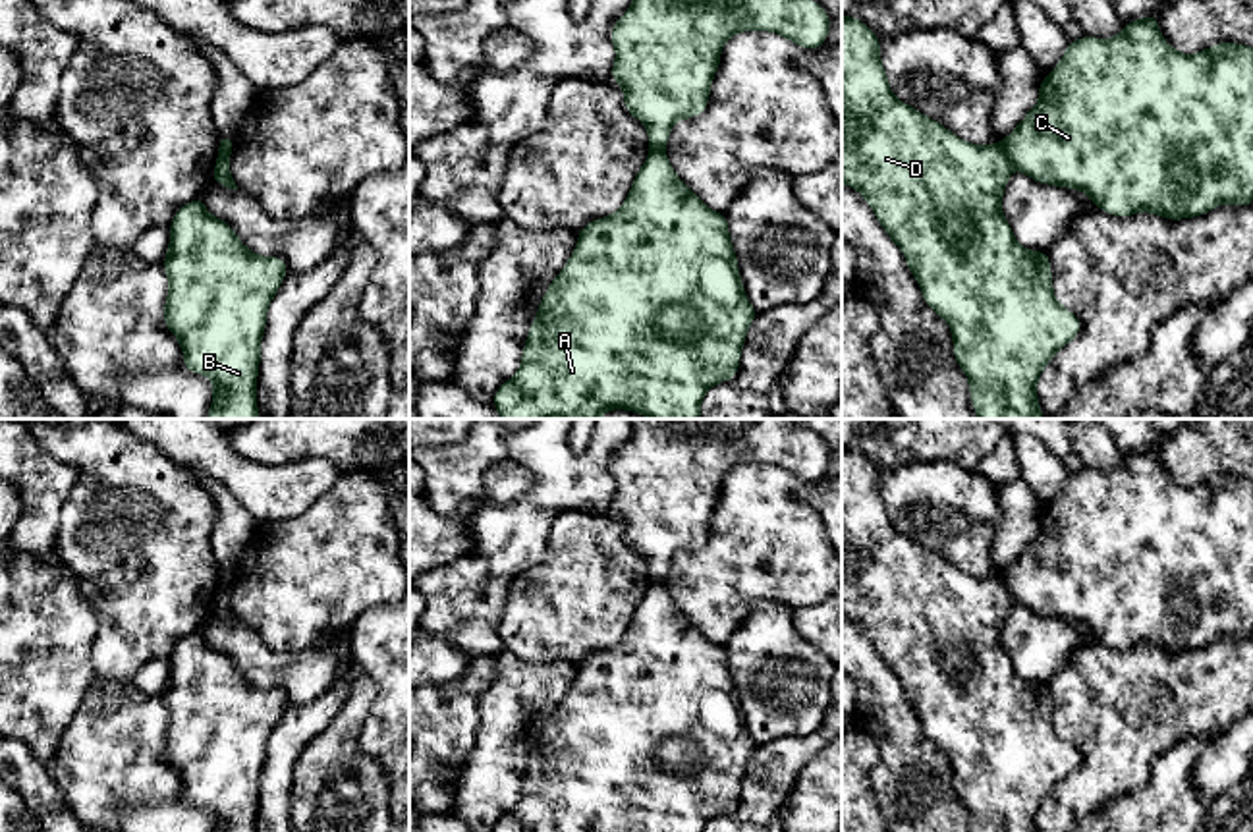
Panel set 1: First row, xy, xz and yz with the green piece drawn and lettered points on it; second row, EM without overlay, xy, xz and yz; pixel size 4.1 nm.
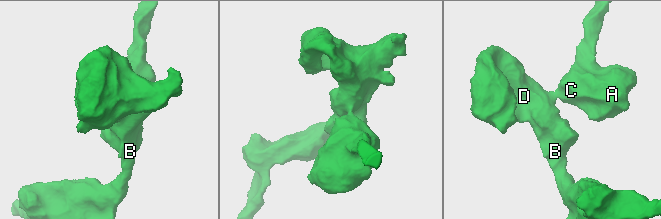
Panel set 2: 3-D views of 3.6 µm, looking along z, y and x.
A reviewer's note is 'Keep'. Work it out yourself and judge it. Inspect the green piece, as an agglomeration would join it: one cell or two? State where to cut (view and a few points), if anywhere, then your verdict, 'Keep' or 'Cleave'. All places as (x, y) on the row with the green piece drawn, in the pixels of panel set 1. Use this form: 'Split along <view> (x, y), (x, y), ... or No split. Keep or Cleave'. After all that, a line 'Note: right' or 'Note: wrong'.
Split along yz (999, 143), (1014, 168). Cleave
Note: wrong

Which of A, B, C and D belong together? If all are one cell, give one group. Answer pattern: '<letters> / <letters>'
A C / B D

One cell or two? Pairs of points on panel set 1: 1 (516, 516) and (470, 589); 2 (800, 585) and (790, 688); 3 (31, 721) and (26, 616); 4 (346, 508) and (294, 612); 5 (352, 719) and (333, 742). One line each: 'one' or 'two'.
1: two
2: two
3: one
4: one
5: one

